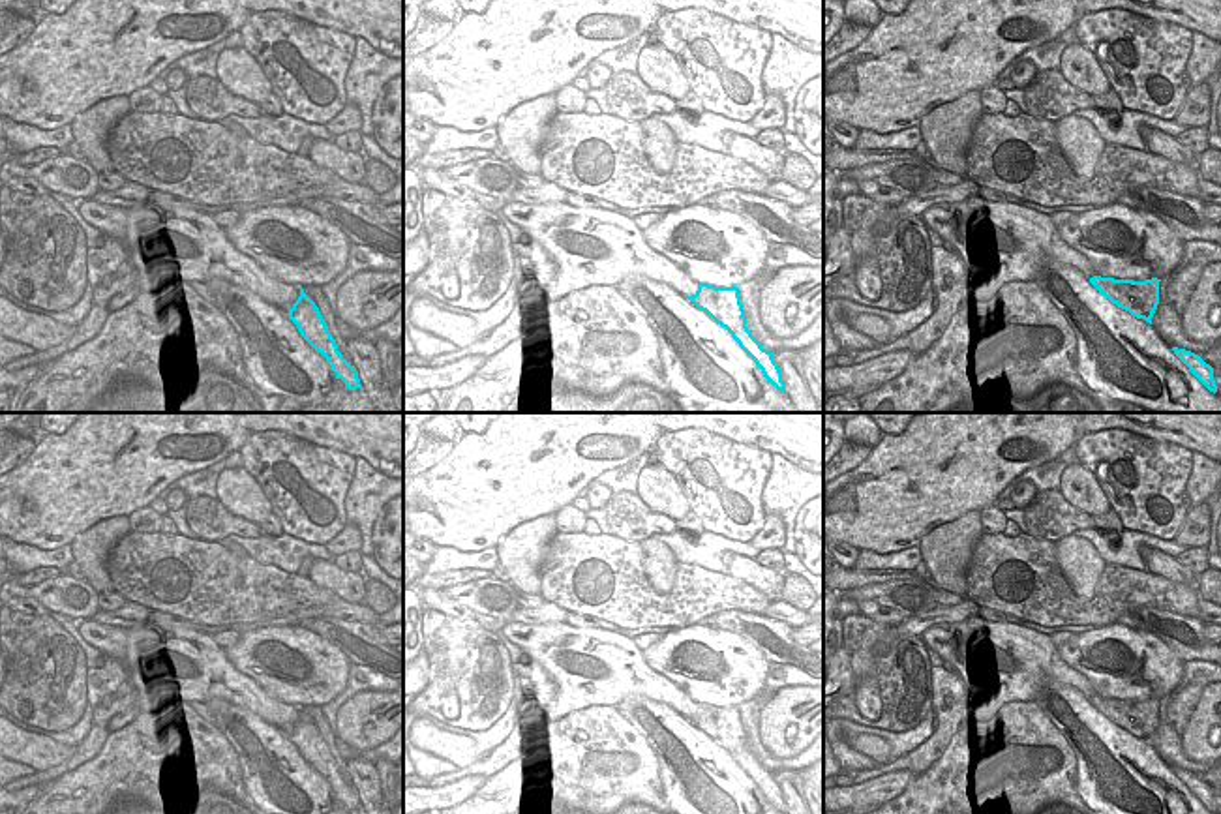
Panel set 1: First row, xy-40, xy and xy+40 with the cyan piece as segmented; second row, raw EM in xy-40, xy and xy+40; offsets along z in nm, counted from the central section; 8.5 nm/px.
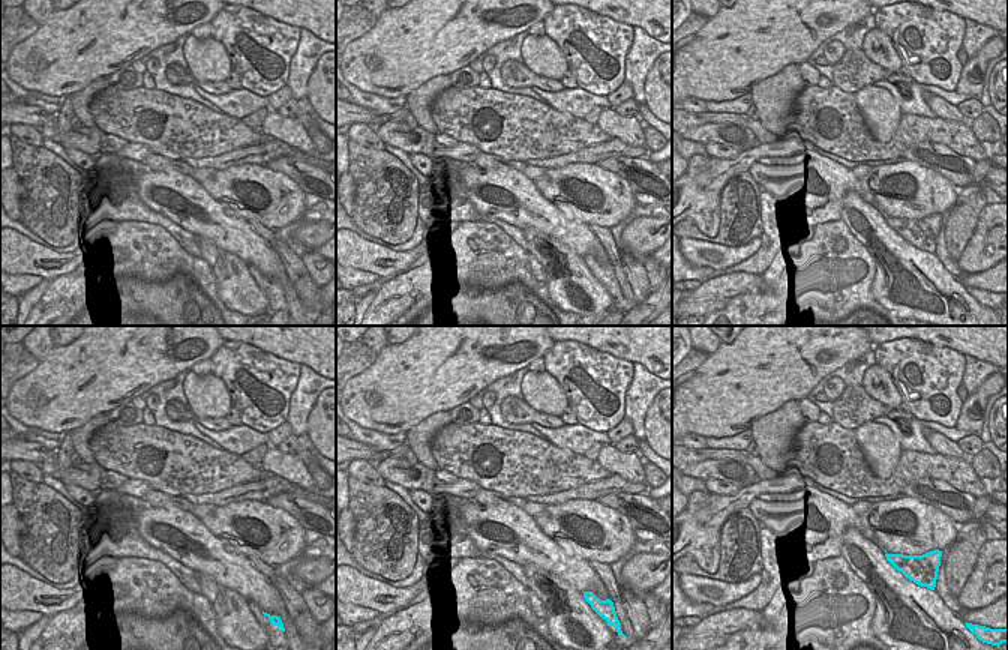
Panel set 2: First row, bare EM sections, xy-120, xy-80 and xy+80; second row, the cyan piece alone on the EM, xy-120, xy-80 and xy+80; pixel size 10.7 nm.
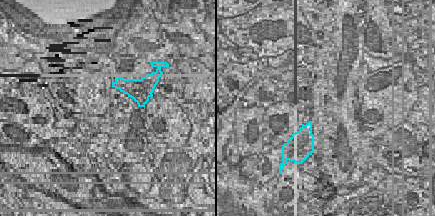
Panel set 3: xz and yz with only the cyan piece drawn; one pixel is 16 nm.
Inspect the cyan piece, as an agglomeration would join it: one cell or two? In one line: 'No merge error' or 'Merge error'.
Merge error

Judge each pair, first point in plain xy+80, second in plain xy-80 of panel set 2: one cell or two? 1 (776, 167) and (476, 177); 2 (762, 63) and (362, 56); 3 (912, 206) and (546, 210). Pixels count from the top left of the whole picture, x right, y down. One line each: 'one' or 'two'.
1: one
2: one
3: two

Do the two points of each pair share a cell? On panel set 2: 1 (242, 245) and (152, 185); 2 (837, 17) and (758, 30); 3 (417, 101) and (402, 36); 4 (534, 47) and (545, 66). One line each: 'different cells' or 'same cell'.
1: same cell
2: same cell
3: different cells
4: same cell

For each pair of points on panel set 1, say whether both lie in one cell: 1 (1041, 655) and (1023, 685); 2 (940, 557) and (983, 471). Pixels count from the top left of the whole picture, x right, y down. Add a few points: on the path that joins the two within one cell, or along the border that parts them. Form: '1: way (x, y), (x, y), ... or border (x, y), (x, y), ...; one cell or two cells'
1: way (1034, 663), (1023, 678); one cell
2: border (978, 509), (938, 524), (921, 537); two cells

